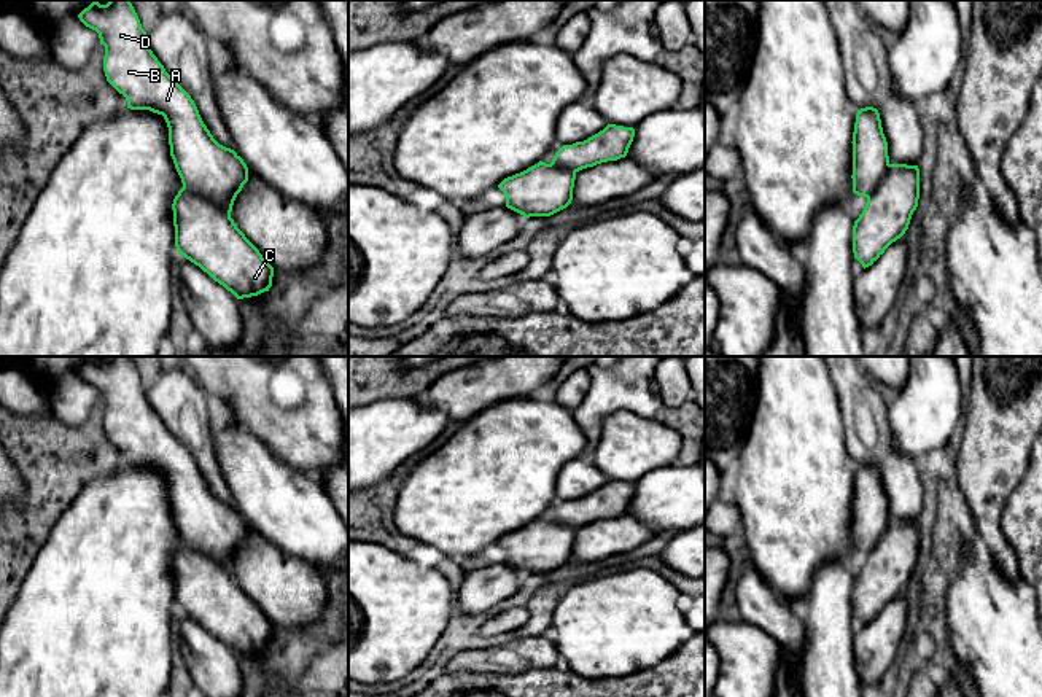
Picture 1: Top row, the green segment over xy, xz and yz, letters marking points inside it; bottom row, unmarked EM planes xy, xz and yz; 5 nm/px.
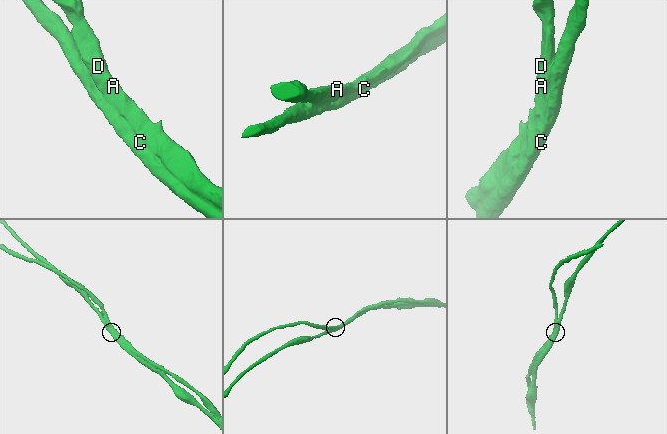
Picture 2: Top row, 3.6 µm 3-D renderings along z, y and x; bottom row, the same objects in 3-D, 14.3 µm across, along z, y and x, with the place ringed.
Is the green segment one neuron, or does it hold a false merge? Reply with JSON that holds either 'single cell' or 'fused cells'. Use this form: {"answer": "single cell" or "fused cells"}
{"answer": "single cell"}

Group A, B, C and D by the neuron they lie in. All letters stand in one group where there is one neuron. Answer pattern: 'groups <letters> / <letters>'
groups A B C D

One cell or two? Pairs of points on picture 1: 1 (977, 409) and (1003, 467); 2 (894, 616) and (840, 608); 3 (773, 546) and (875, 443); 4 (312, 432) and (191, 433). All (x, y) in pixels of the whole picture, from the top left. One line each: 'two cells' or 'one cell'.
1: one cell
2: two cells
3: two cells
4: one cell

